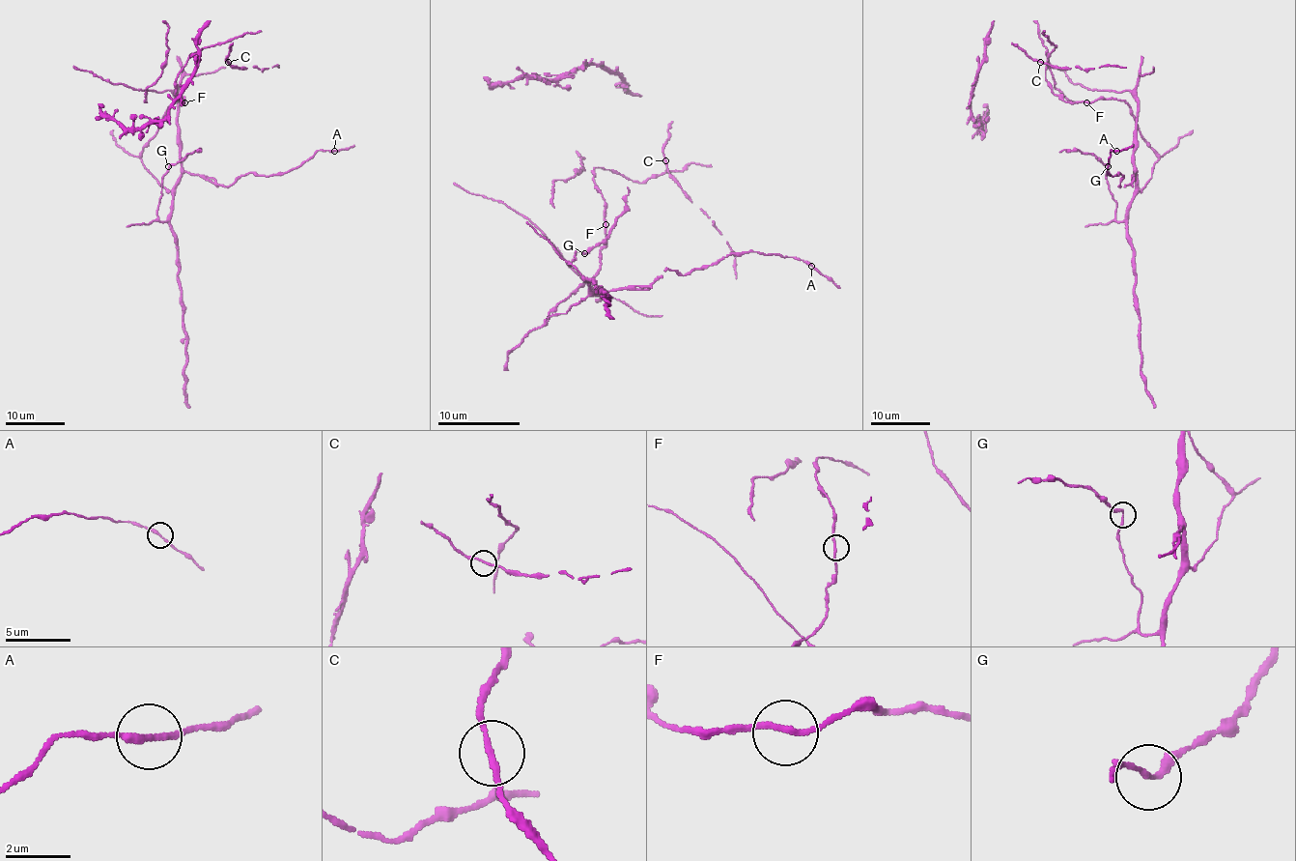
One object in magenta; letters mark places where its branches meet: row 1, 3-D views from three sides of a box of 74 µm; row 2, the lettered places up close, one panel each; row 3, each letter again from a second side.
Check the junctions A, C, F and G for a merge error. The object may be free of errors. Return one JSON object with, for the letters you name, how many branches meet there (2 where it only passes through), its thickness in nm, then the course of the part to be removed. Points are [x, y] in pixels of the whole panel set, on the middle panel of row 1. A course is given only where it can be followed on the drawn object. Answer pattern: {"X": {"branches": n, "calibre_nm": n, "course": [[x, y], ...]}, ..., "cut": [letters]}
{"cut": []}

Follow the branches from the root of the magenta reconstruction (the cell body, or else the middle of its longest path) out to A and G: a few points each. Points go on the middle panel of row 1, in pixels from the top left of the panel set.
A: (605, 222), (600, 270), (547, 323), (589, 294), (647, 288), (667, 270), (689, 273), (733, 253), (811, 266)
G: (605, 222), (600, 270), (552, 308), (547, 323), (589, 294), (589, 284), (569, 266), (576, 251), (583, 253)

